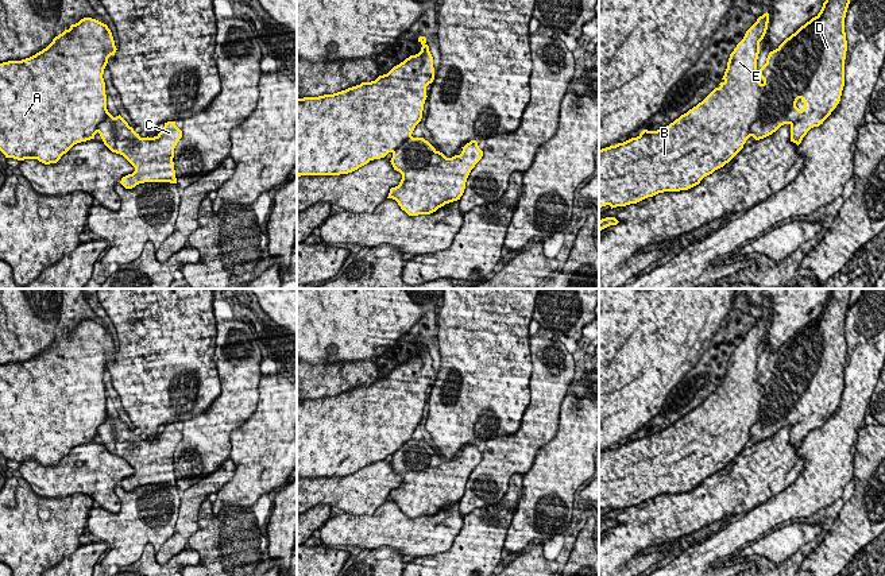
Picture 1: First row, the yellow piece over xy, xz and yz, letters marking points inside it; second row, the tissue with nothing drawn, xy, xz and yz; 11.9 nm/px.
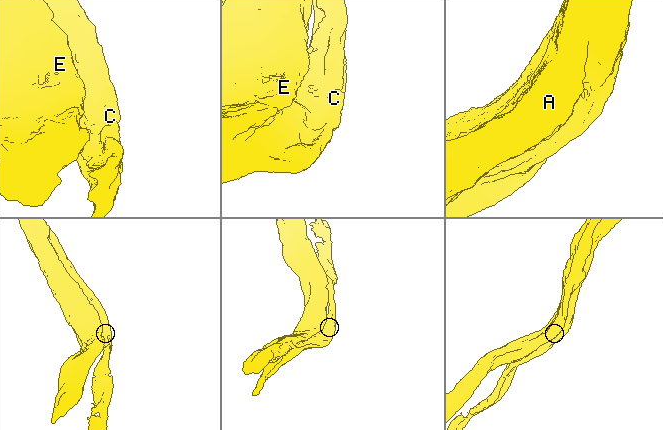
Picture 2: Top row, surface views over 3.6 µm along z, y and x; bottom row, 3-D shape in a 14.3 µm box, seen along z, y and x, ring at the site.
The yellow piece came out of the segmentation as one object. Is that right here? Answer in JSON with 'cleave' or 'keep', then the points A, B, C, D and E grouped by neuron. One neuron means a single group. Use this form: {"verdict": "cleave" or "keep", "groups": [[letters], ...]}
{"verdict": "cleave", "groups": [["A", "B", "E"], ["C", "D"]]}

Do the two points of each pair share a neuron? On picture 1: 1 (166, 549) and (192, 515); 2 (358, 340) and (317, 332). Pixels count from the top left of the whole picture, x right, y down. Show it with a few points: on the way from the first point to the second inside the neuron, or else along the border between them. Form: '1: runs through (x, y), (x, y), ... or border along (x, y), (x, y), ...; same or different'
1: runs through (174, 541), (188, 524); same
2: runs through (348, 332), (327, 332); same

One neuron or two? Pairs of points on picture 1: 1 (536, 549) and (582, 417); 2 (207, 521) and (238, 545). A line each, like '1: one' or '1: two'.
1: two
2: one

